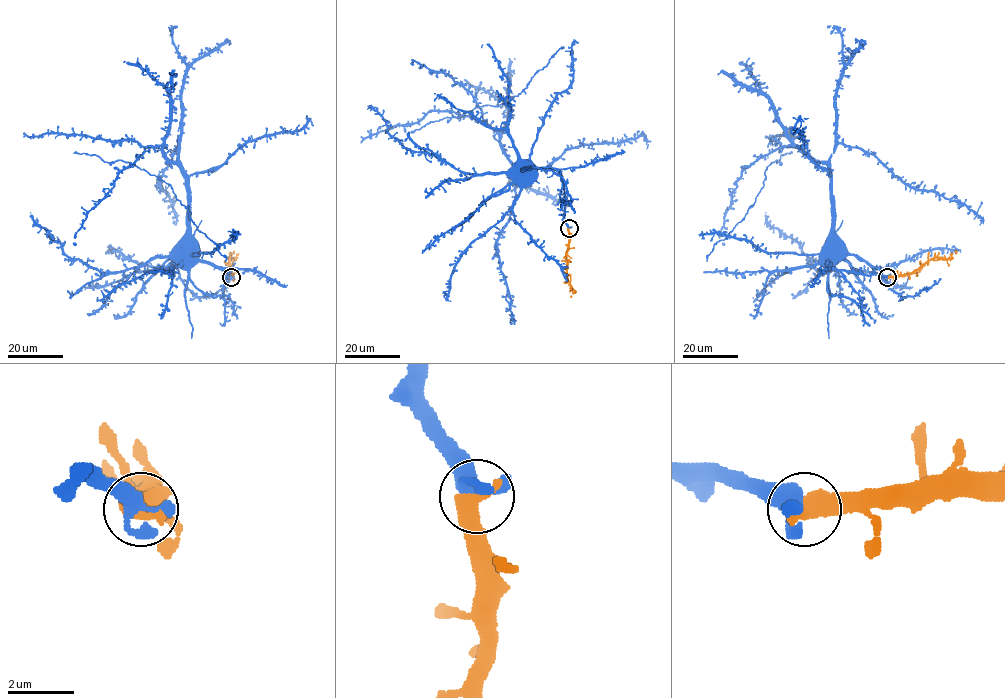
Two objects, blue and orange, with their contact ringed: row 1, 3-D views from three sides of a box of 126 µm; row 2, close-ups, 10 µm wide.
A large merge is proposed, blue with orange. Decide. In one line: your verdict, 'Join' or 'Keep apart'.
Join

